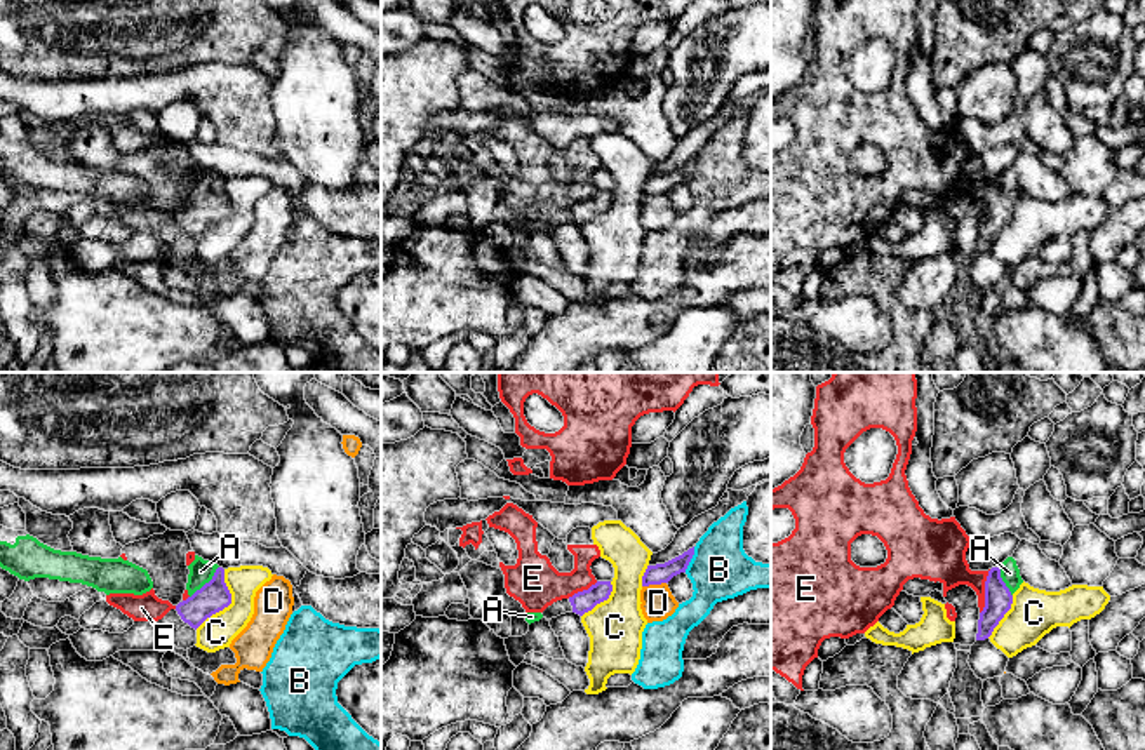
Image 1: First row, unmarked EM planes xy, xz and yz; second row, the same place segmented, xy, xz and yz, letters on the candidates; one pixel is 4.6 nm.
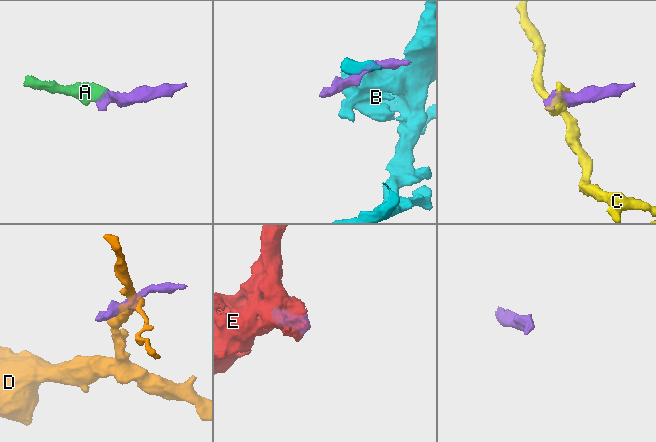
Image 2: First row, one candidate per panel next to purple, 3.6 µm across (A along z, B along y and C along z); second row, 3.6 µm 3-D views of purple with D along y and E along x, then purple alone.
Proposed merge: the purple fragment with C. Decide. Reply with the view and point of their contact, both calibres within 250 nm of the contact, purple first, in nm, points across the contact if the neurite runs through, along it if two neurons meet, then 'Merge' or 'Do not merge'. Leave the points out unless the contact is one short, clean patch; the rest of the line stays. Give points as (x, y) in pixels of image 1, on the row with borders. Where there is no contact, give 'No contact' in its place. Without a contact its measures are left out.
Touches purple at xy (228, 604). Thickness 140 nm (purple) against 160 nm. Do not merge

